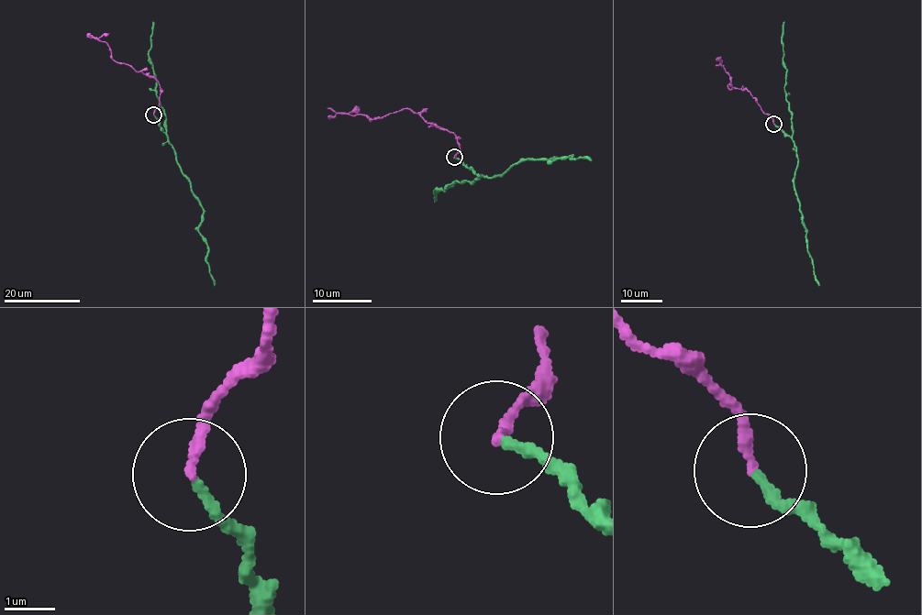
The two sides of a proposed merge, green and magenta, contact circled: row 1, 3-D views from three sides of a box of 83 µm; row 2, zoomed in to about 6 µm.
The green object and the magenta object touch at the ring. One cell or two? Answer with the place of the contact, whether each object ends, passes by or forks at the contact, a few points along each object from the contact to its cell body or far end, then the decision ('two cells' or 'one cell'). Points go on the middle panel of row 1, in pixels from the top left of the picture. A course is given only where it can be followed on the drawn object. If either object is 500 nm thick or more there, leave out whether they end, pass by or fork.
(454, 157) | green ends | magenta ends | green via (454, 158), (480, 176), (489, 178), (531, 158), (555, 157), (553, 160), (569, 156), (590, 160) | magenta via (454, 158), (459, 147), (457, 136), (405, 109), (370, 119), (359, 114), (341, 113), (328, 119) | one cell

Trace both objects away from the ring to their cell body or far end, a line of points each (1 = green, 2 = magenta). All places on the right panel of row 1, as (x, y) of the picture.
1: (773, 123), (793, 138), (796, 148), (795, 194), (805, 229), (814, 274), (819, 285)
2: (773, 123), (745, 89), (728, 87), (729, 74), (724, 65), (720, 65), (722, 61)

